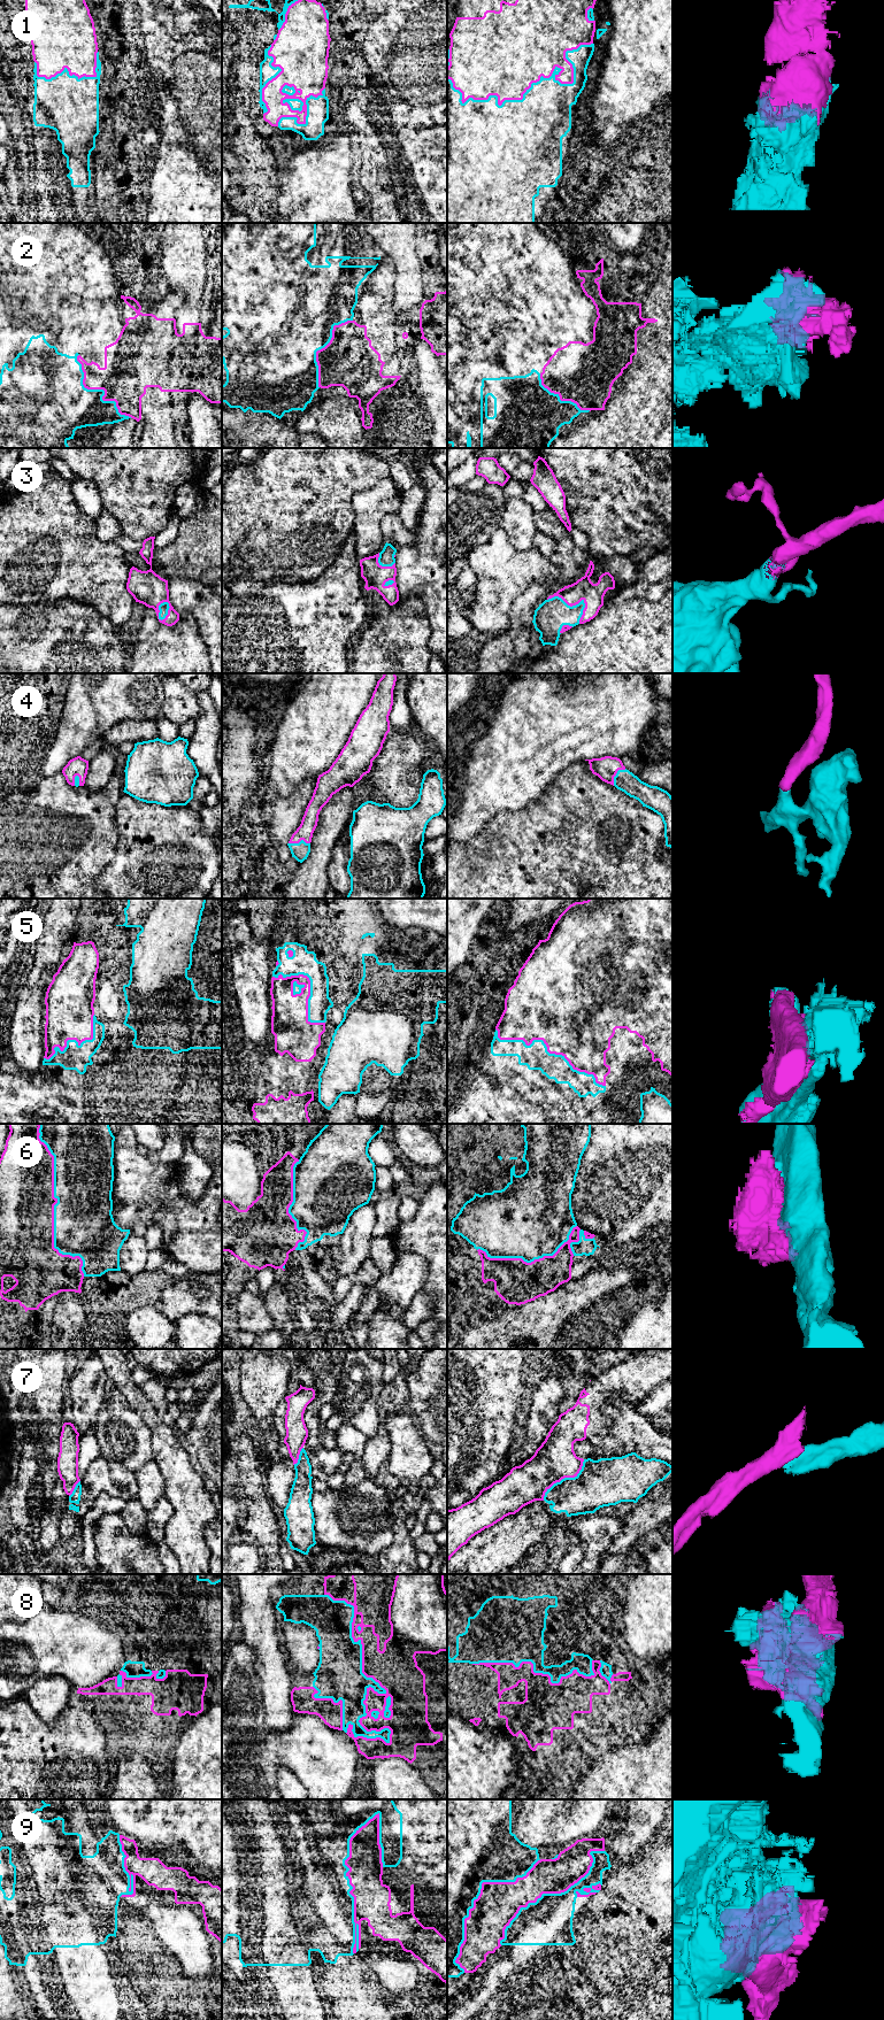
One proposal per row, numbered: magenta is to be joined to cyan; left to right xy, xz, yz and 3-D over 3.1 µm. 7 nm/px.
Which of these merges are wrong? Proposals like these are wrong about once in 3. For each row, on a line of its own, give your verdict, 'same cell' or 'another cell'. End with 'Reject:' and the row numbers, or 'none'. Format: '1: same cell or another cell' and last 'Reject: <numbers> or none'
1: same cell
2: another cell
3: same cell
4: same cell
5: another cell
6: another cell
7: another cell
8: same cell
9: another cell
Reject: 2, 5, 6, 7, 9

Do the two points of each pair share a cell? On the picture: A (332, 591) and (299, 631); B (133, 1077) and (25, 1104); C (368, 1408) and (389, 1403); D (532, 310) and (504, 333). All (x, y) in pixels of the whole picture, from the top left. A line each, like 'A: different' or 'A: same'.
A: same
B: same
C: different
D: same

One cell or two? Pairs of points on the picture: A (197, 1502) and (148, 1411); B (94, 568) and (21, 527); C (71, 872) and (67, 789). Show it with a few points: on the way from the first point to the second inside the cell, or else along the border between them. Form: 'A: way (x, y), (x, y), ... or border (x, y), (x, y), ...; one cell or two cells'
A: way (181, 1479), (164, 1444), (162, 1434); one cell
B: way (75, 560), (59, 537), (40, 530); one cell
C: way (79, 852), (91, 839), (94, 829), (81, 810); one cell

